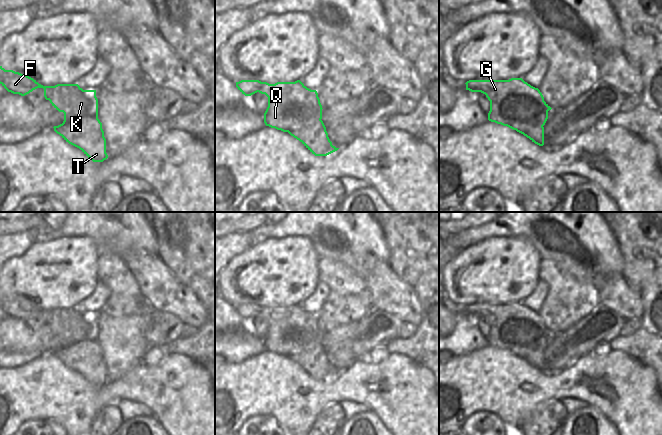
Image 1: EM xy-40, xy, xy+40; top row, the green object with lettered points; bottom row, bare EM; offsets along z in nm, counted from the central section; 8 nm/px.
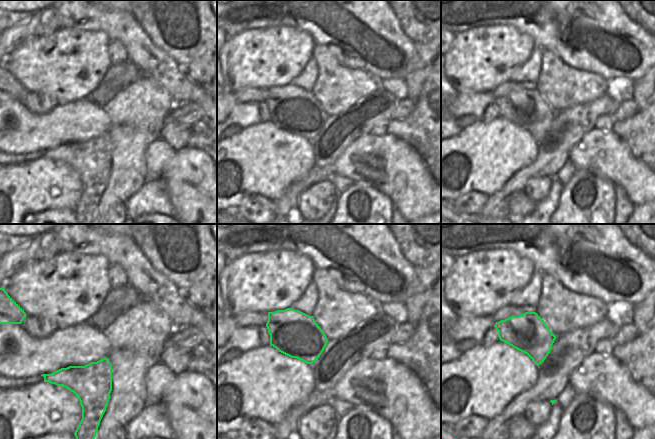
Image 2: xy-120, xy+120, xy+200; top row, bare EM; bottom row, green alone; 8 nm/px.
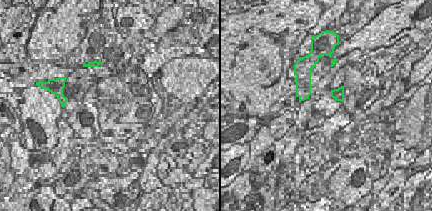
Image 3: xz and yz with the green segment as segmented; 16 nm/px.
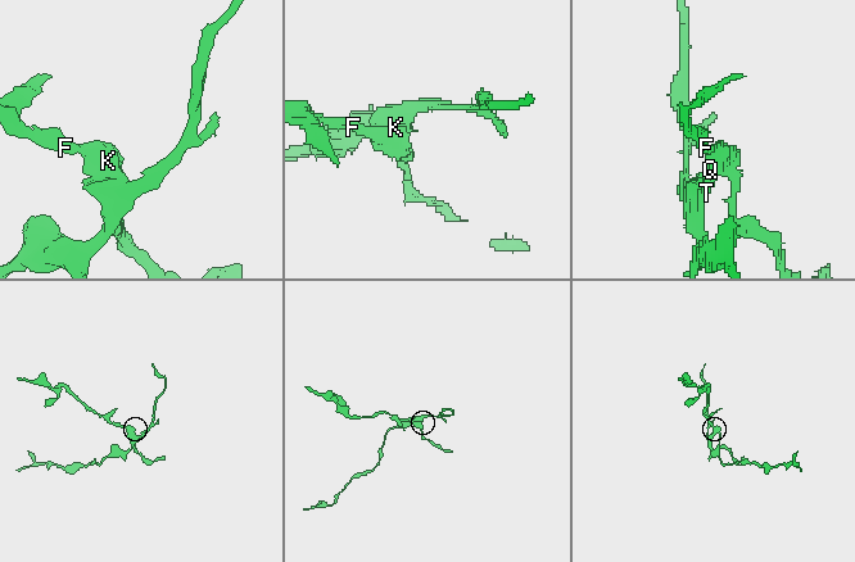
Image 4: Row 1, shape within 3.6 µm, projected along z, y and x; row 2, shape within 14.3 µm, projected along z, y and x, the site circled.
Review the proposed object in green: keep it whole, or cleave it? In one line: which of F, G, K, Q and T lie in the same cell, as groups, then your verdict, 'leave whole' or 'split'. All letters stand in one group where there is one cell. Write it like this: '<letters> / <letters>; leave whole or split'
F G K Q / T; split

